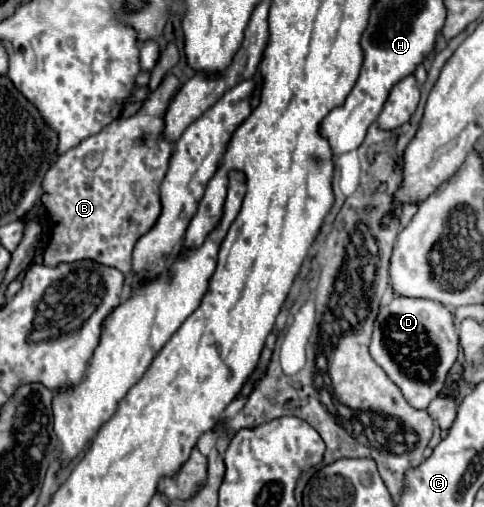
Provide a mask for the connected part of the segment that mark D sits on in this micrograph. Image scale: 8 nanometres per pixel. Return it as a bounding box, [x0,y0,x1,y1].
[370,296,458,408]

